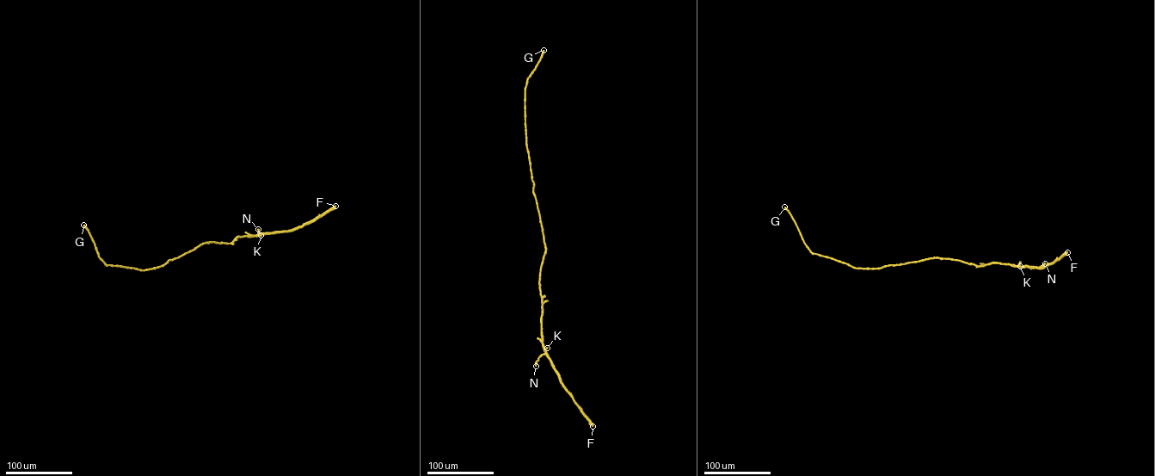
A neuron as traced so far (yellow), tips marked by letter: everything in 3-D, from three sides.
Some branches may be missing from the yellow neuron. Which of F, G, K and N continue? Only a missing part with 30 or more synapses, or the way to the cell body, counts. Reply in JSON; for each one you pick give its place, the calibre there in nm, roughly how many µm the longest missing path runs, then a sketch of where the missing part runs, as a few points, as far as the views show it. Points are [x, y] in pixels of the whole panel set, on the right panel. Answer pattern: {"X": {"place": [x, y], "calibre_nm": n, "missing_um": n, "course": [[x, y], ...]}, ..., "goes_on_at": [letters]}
{"G": {"place": [784, 207], "calibre_nm": 650, "missing_um": 110, "course": [[784, 207], [772, 194], [762, 194], [750, 179], [737, 171]]}, "goes_on_at": ["G"]}

